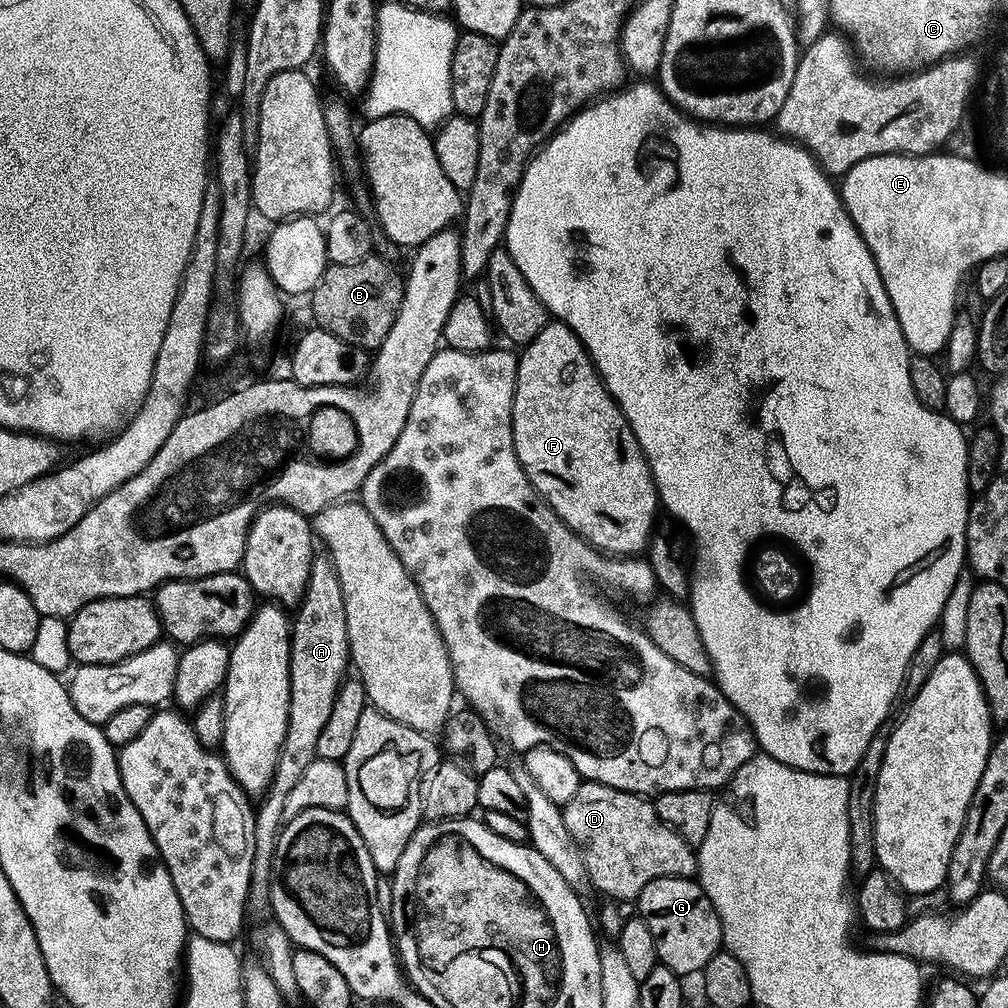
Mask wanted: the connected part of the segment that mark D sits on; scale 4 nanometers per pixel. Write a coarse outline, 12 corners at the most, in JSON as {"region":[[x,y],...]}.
{"region":[[584,780],[562,811],[591,887],[697,875],[651,799]]}

